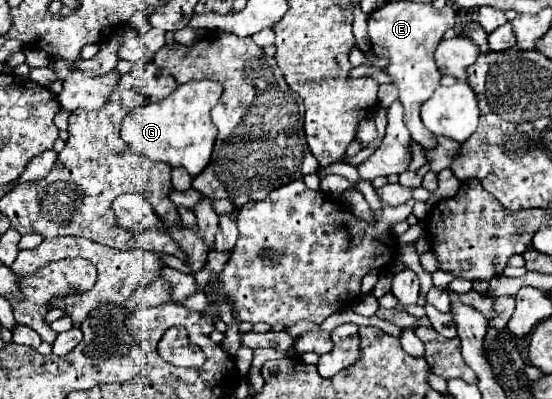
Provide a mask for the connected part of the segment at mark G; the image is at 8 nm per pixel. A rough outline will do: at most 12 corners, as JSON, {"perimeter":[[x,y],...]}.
{"perimeter":[[220,83],[178,85],[122,121],[138,155],[184,167],[208,165]]}

